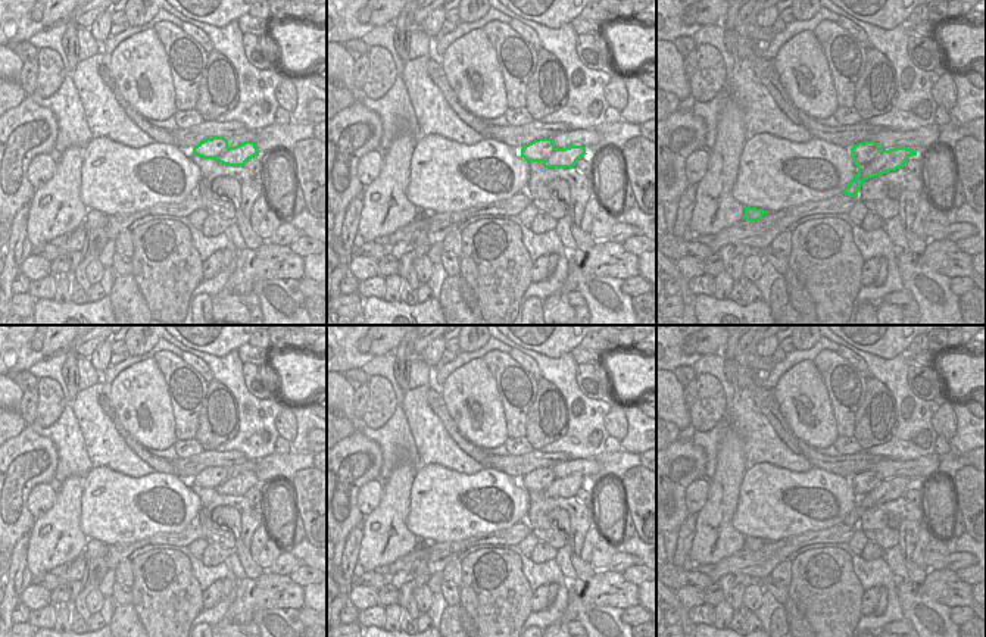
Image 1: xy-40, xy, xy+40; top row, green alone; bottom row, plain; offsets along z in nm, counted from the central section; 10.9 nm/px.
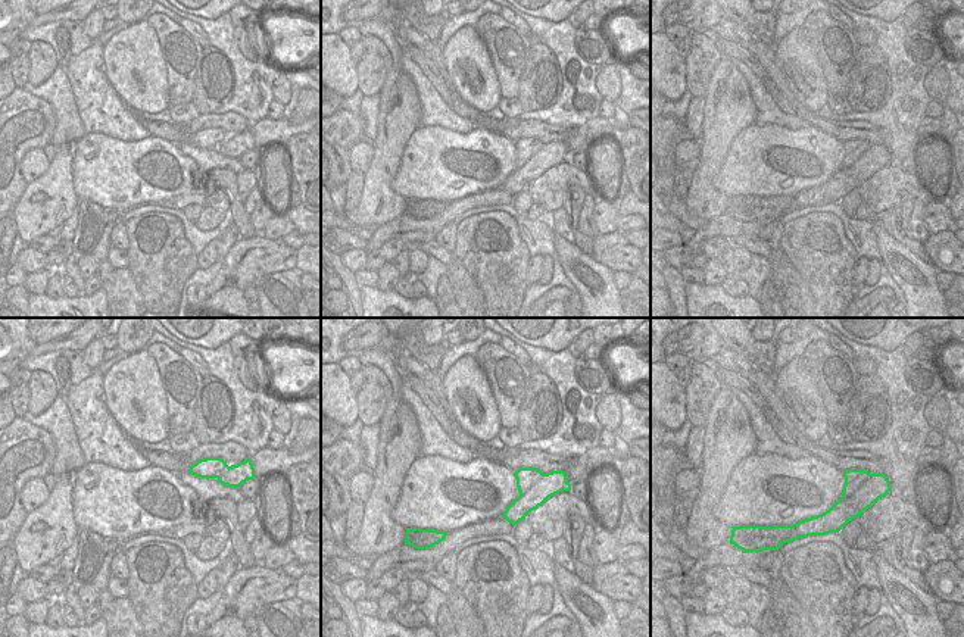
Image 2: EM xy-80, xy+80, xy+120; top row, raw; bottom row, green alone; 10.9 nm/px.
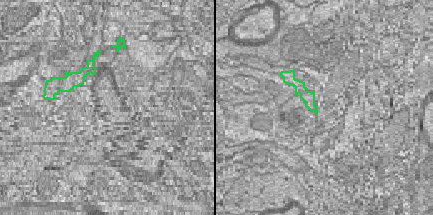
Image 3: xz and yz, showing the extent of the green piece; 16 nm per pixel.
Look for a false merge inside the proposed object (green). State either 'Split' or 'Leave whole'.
Split

